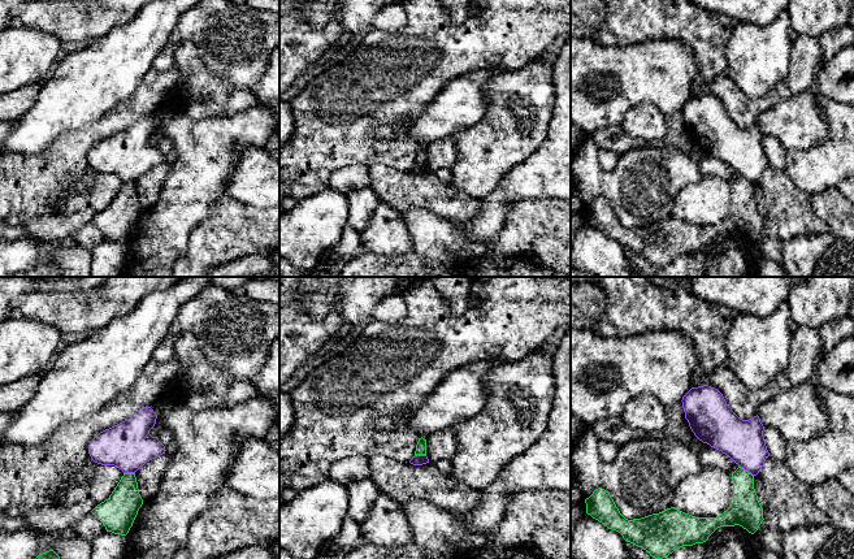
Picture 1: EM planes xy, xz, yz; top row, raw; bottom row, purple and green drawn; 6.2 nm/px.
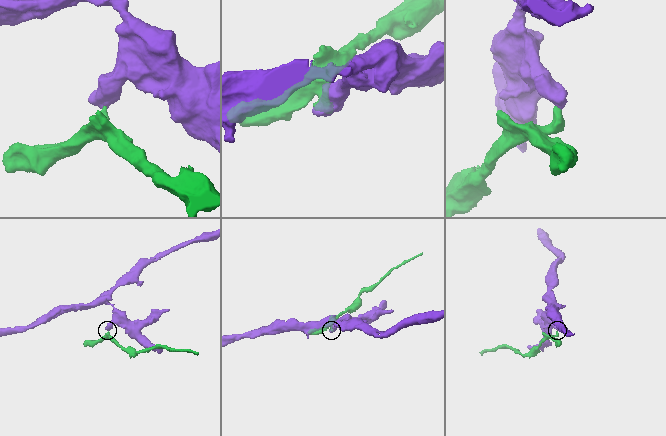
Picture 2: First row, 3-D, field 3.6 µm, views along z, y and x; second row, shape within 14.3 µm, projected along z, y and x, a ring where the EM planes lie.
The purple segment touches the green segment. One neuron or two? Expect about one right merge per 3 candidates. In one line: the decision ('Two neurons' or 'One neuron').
Two neurons

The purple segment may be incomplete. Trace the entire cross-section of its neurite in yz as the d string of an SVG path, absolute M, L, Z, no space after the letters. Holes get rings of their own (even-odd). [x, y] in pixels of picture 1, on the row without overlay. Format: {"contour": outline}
{"contour": "M708 94L692 96L682 105L685 127L694 144L757 185L770 161L759 125L740 127L723 103Z"}

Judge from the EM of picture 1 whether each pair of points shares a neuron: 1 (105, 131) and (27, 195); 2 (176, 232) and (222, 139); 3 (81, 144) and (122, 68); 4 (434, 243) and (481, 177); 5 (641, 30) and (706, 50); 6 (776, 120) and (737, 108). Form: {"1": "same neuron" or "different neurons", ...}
{"1": "same neuron", "2": "same neuron", "3": "different neurons", "4": "different neurons", "5": "same neuron", "6": "different neurons"}

